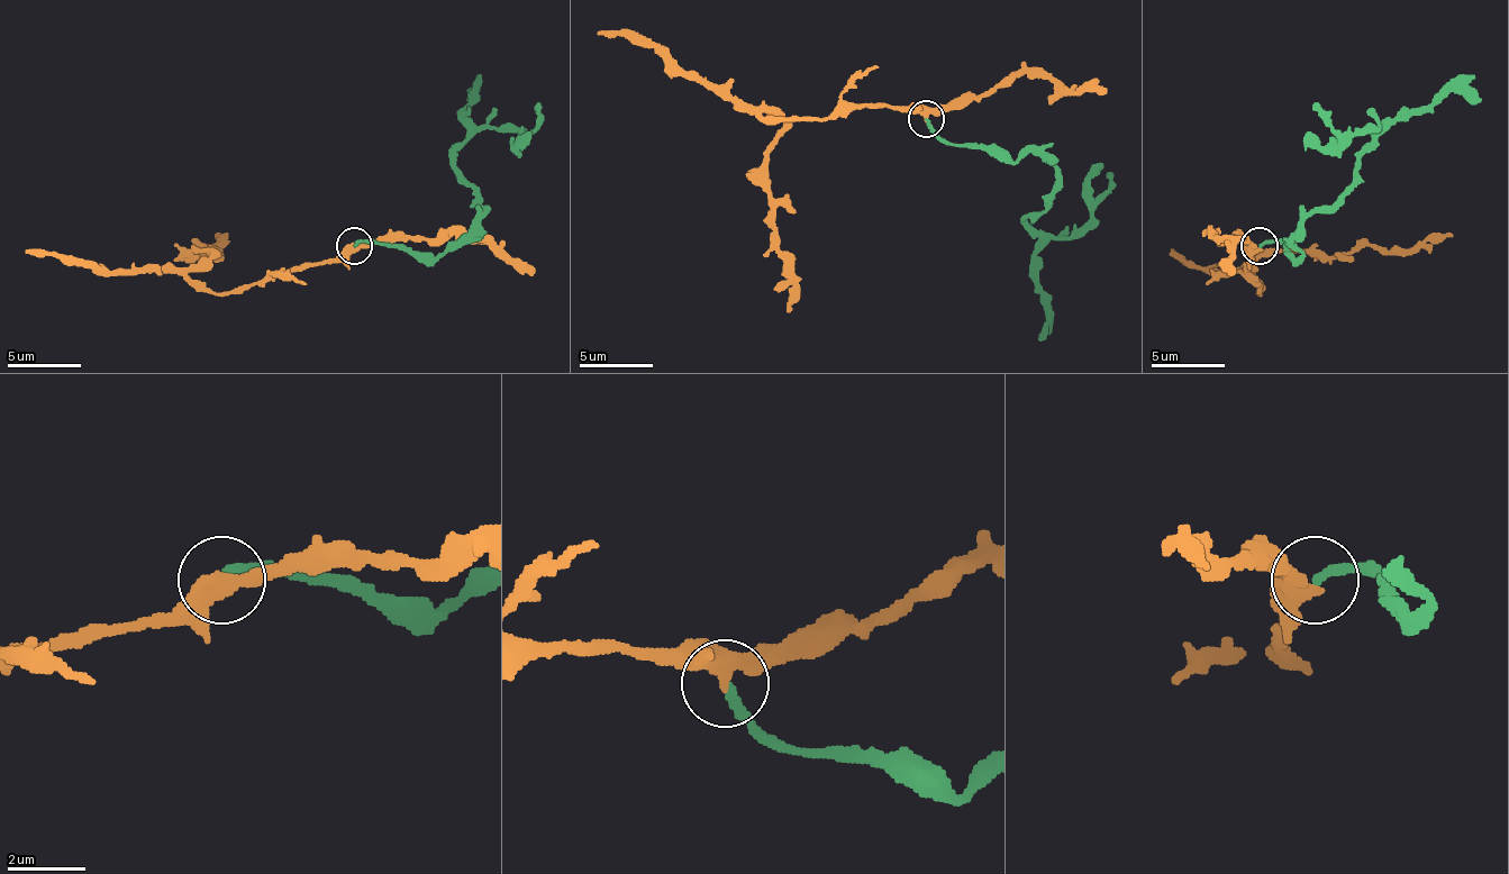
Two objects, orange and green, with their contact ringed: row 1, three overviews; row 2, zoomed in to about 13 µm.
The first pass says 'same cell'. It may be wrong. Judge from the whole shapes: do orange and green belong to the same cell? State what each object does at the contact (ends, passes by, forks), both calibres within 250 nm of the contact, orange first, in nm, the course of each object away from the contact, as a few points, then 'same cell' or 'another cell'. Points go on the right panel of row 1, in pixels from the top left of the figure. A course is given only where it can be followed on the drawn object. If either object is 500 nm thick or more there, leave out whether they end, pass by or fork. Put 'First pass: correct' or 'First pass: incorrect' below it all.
orange passes by; green ends there; 400 nm thick on the orange side, 240 nm on the other; orange runs (1258, 248), (1247, 263), (1258, 292), (1251, 266), (1265, 252), (1351, 255), (1369, 245), (1432, 248), (1453, 234); green runs (1258, 245), (1299, 255), (1291, 234), (1335, 200), (1357, 153), (1398, 116), (1450, 94), (1482, 101); same cell
First pass: correct

